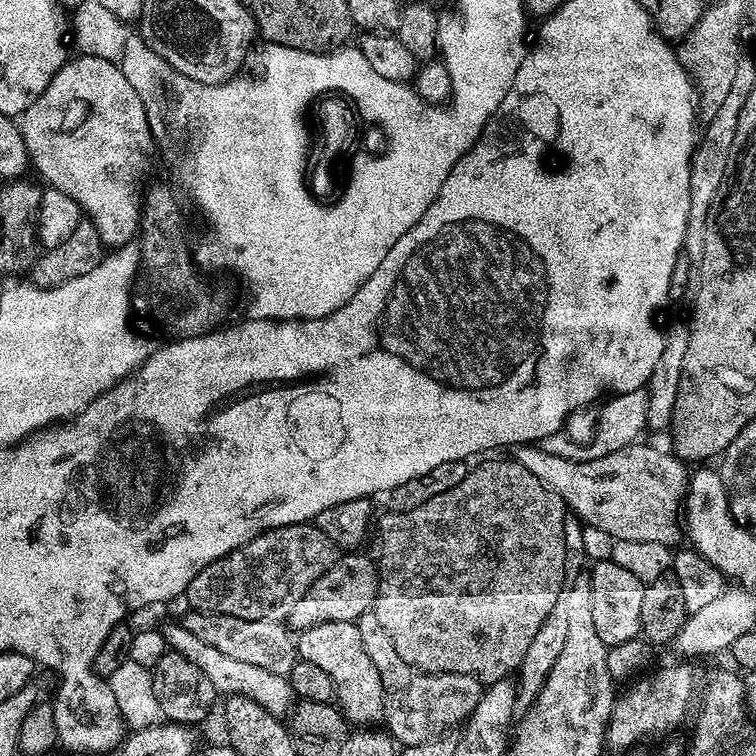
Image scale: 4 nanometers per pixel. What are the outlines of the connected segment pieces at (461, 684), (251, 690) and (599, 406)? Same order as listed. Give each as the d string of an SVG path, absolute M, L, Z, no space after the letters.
M375 611L362 614L355 623L358 634L362 634L367 656L374 661L374 666L378 666L384 691L383 723L397 745L409 748L427 740L438 740L451 733L451 728L459 729L468 720L480 701L480 681L466 674L422 674L402 662L402 658L398 658L398 650L394 650L394 642L390 642L390 634L386 634L382 622L378 622Z
M181 623L162 626L160 631L169 649L182 654L184 658L193 662L198 670L202 670L219 695L248 697L258 702L258 706L262 706L267 712L279 718L287 717L291 713L294 707L294 693L287 676L270 674L270 670L262 670L261 667L253 666L248 662L239 662L238 659L229 658L226 654L219 653L214 646L208 646L200 638L195 637Z
M647 391L622 392L608 399L571 412L564 419L564 425L542 441L546 454L554 454L554 458L570 458L574 462L586 462L594 458L606 458L606 454L614 454L614 450L637 443L641 439L640 431L645 431L648 423Z

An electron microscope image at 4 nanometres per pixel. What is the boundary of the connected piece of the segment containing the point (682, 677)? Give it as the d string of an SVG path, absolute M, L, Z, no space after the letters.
M691 663L672 664L669 668L660 668L653 676L644 674L624 693L615 697L606 744L609 749L624 752L635 746L647 736L664 736L671 728L676 728L688 716L692 703L696 700L696 672Z

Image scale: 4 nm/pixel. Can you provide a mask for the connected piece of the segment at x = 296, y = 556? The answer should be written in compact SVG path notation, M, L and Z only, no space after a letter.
M315 523L287 524L260 532L246 546L210 562L206 570L198 574L190 582L186 593L187 607L194 612L213 612L230 618L246 618L247 620L279 620L287 621L290 610L294 610L298 600L334 566L338 559L337 549L330 543Z

